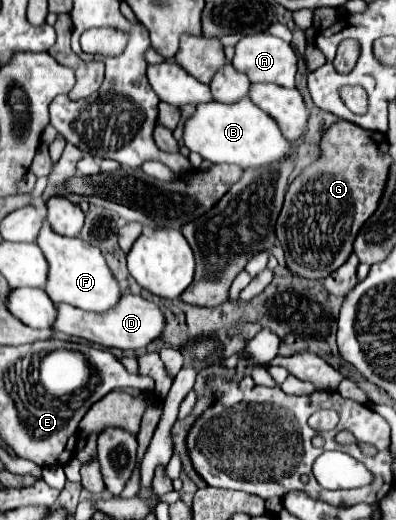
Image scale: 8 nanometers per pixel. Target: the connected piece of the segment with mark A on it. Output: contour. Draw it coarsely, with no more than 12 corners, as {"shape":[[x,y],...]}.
{"shape":[[269,33],[243,37],[231,61],[251,83],[295,87],[297,55]]}

